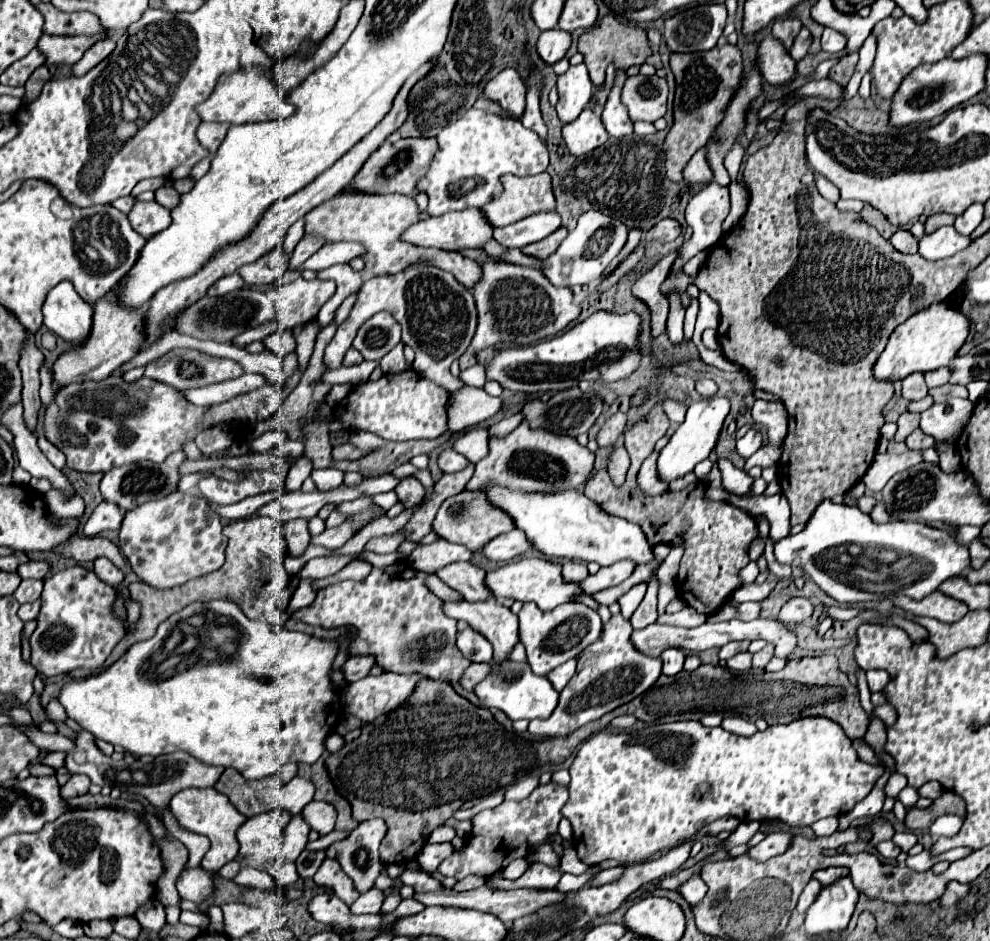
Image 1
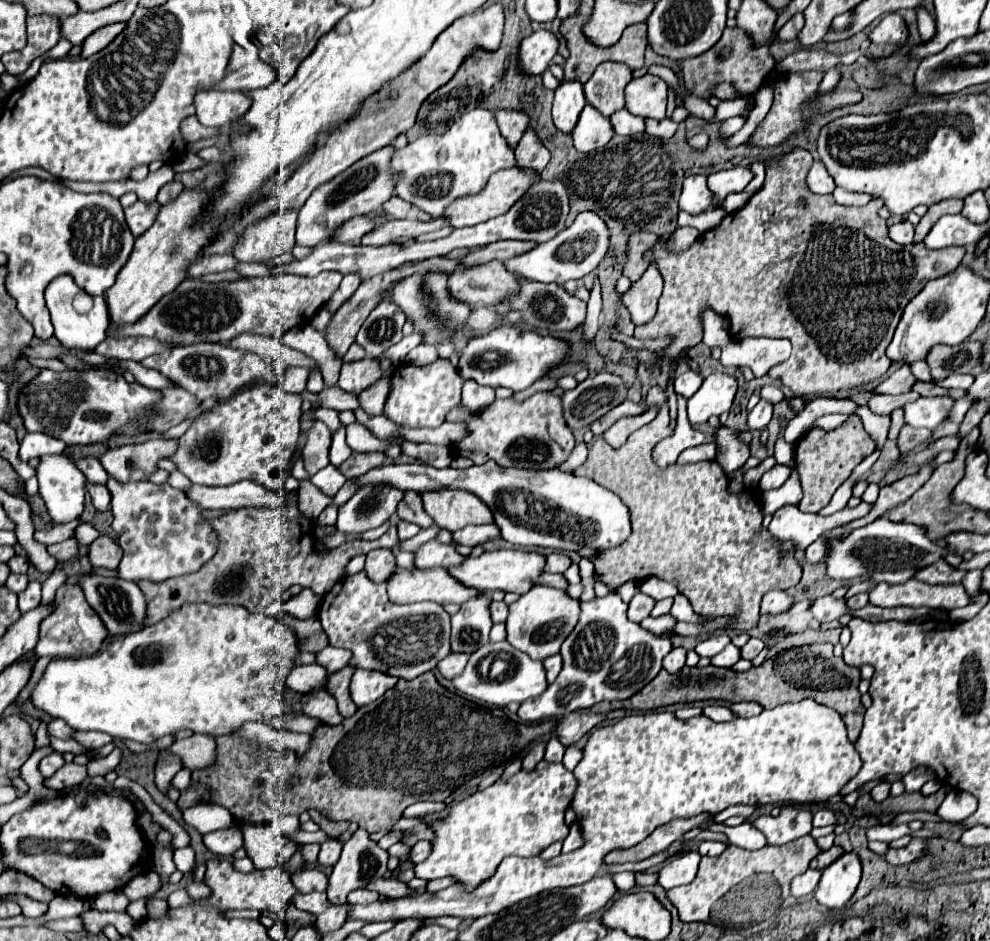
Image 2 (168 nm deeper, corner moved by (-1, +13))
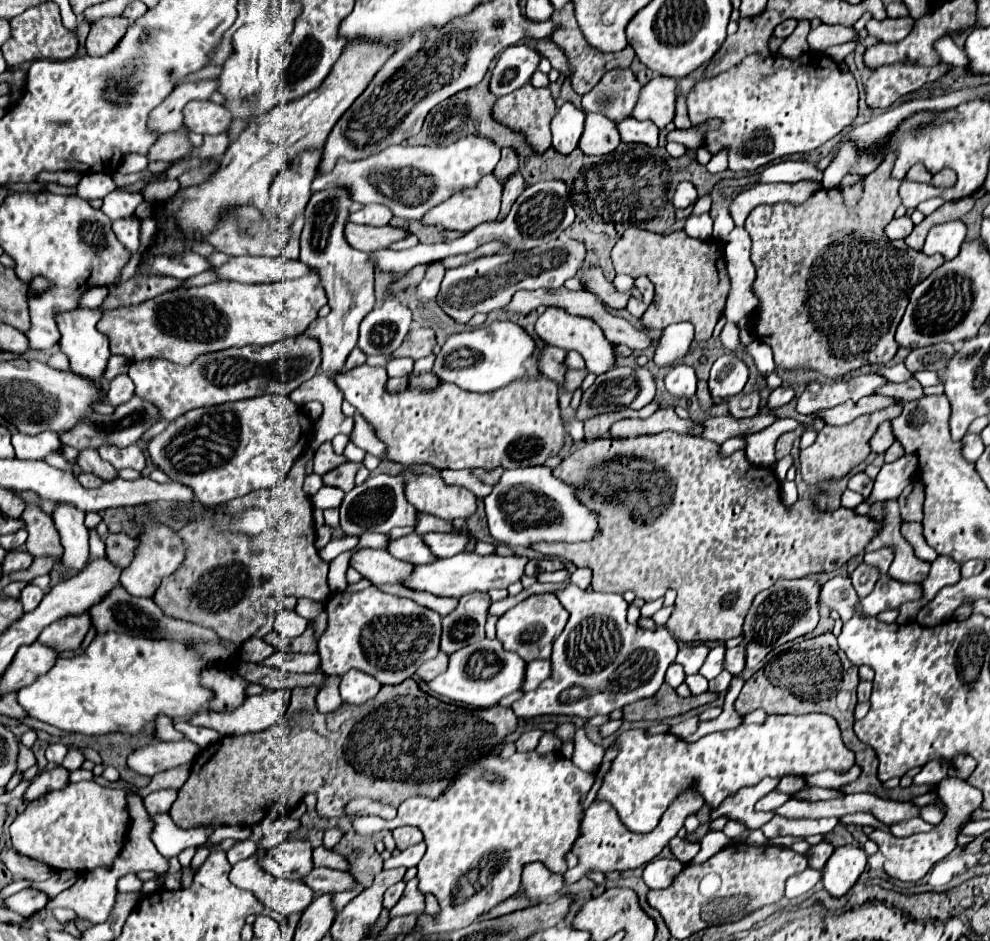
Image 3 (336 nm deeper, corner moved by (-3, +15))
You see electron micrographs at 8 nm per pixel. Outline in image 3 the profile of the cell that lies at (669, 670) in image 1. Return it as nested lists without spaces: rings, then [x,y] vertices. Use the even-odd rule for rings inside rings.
[[[672,663],[672,665],[668,667],[668,671],[666,671],[666,683],[668,683],[672,689],[676,689],[682,681],[684,681],[684,669],[680,669],[680,665]]]

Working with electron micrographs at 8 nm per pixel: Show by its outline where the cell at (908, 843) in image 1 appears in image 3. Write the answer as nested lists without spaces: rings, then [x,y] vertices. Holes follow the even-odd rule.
[[[935,798],[930,804],[922,807],[920,817],[933,825],[936,825],[942,821],[944,815],[942,812],[936,807],[936,803],[940,801],[940,798]]]

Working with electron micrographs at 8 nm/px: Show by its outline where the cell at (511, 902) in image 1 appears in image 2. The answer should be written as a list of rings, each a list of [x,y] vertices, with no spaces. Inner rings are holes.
[[[394,877],[378,879],[378,881],[370,883],[368,889],[378,891],[382,897],[406,897],[406,895],[416,895],[418,893],[418,889],[412,889],[406,883],[402,883],[400,879],[394,879]]]

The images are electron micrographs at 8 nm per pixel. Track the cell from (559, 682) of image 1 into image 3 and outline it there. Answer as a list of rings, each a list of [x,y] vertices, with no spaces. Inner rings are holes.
[[[530,661],[526,665],[526,673],[524,673],[524,683],[520,687],[520,691],[532,691],[536,689],[550,673],[550,661]]]

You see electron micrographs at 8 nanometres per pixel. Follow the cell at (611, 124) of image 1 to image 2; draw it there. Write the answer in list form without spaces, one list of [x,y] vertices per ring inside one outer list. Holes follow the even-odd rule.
[[[620,109],[610,115],[612,127],[618,135],[638,135],[644,133],[644,119],[638,115],[632,115],[628,109]]]

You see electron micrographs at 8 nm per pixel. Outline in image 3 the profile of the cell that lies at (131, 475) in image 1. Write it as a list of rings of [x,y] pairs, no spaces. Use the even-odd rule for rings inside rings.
[[[102,445],[98,447],[98,453],[104,461],[112,463],[114,469],[136,469],[142,471],[146,467],[146,455],[142,453],[142,449],[138,445],[130,445],[130,447],[116,447],[116,445]]]

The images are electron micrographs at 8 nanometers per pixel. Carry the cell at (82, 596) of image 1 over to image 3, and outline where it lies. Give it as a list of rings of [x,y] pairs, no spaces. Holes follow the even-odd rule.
[[[86,613],[76,617],[62,617],[60,621],[48,625],[40,633],[38,641],[50,645],[56,651],[78,651],[88,629],[90,629],[90,617]]]

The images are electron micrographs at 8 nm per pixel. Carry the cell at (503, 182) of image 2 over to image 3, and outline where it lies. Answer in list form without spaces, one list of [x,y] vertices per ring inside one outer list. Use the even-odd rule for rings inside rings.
[[[488,175],[488,177],[482,177],[474,187],[464,189],[464,191],[458,191],[450,199],[446,199],[440,205],[436,205],[434,209],[430,209],[420,219],[420,223],[422,225],[440,227],[440,229],[446,229],[446,231],[462,231],[462,233],[468,233],[474,227],[478,227],[478,225],[482,225],[486,221],[494,221],[498,217],[500,197],[502,197],[502,185],[498,183],[498,179],[494,175]]]

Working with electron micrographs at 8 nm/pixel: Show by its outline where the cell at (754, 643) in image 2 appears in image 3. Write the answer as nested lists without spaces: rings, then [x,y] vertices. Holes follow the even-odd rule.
[[[740,643],[734,649],[728,649],[724,655],[724,671],[728,671],[732,677],[742,673],[744,669],[744,643]]]

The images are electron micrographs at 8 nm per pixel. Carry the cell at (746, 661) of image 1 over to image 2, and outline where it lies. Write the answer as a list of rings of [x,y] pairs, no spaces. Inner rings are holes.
[[[730,643],[724,651],[720,651],[718,655],[712,657],[712,663],[718,665],[718,667],[732,667],[738,659],[740,659],[740,647]]]

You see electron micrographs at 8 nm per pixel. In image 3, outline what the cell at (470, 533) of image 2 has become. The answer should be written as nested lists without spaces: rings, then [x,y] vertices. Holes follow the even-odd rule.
[[[424,533],[422,535],[424,545],[430,547],[434,557],[452,557],[456,553],[464,551],[464,545],[468,543],[468,535],[466,533]]]

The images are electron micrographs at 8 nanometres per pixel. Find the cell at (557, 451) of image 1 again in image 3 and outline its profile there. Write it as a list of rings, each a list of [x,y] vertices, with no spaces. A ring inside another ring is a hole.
[[[366,363],[332,377],[336,385],[342,389],[344,399],[356,407],[360,415],[368,419],[374,427],[376,437],[386,445],[386,459],[400,463],[404,467],[410,465],[432,465],[438,471],[444,469],[516,469],[516,467],[534,467],[542,465],[548,457],[558,455],[566,429],[560,419],[558,407],[558,385],[548,377],[538,379],[518,379],[500,387],[492,393],[468,393],[452,383],[442,383],[436,389],[406,389],[402,393],[386,391],[386,369],[384,367],[368,367]]]

